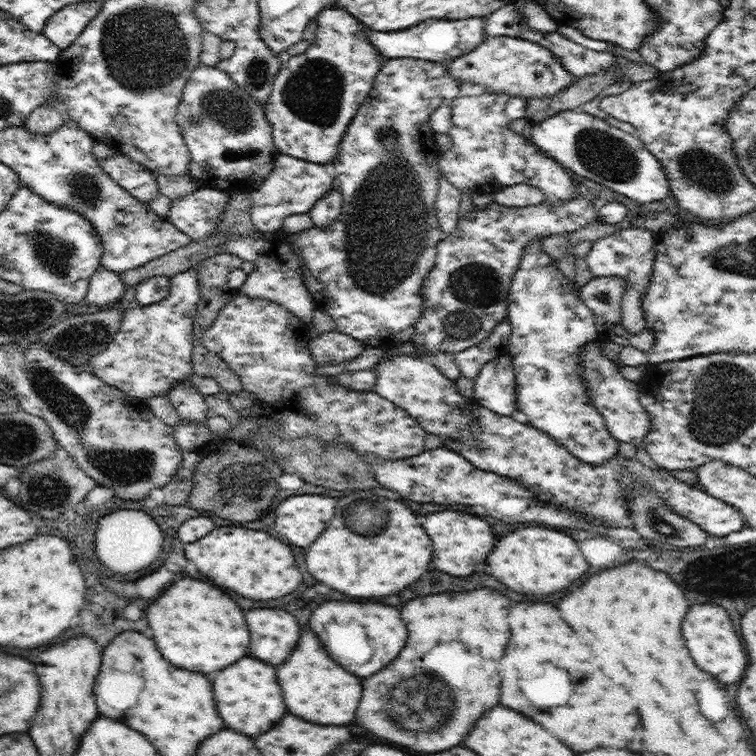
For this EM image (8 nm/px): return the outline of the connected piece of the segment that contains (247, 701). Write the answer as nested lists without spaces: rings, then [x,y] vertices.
[[[242,658],[220,670],[214,678],[214,700],[224,724],[248,736],[260,736],[262,732],[268,732],[270,724],[276,724],[282,714],[286,714],[282,690],[276,682],[276,668],[256,658]]]

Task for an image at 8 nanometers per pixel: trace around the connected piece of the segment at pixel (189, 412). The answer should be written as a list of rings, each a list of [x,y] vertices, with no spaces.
[[[193,381],[174,383],[167,395],[168,400],[174,405],[182,419],[204,423],[208,417],[208,405]]]

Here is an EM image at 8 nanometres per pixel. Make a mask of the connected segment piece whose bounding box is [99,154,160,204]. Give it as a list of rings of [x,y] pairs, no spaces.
[[[114,154],[100,160],[99,164],[116,184],[123,186],[136,200],[149,204],[156,196],[160,196],[160,188],[158,188],[152,172],[135,160],[124,155]]]

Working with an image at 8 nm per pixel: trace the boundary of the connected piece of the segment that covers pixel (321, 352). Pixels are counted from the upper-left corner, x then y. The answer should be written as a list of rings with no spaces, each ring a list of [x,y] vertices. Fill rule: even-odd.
[[[337,330],[322,333],[317,338],[310,338],[308,345],[313,359],[322,367],[328,363],[344,364],[354,360],[367,347],[353,336]]]

